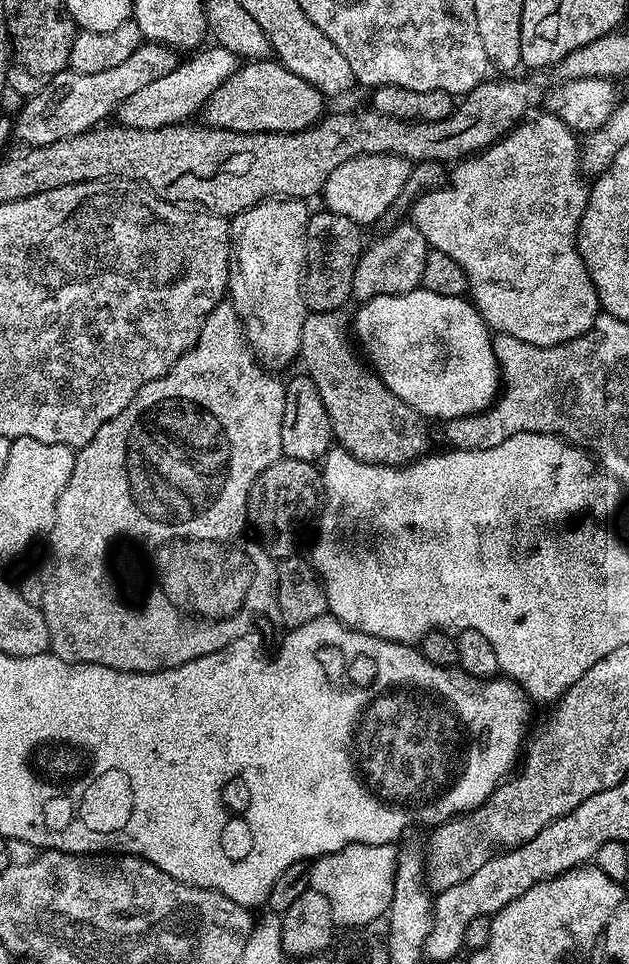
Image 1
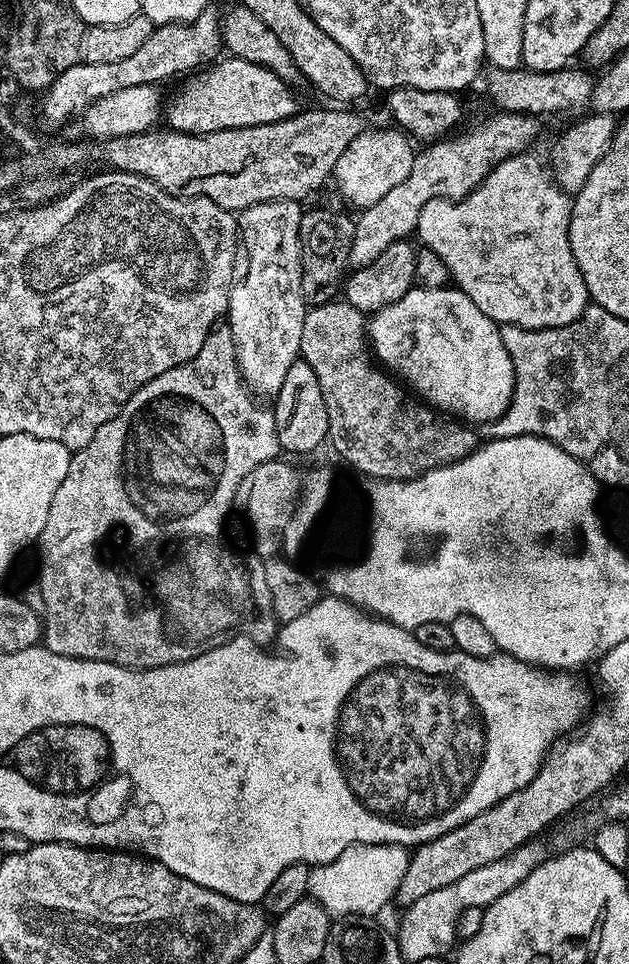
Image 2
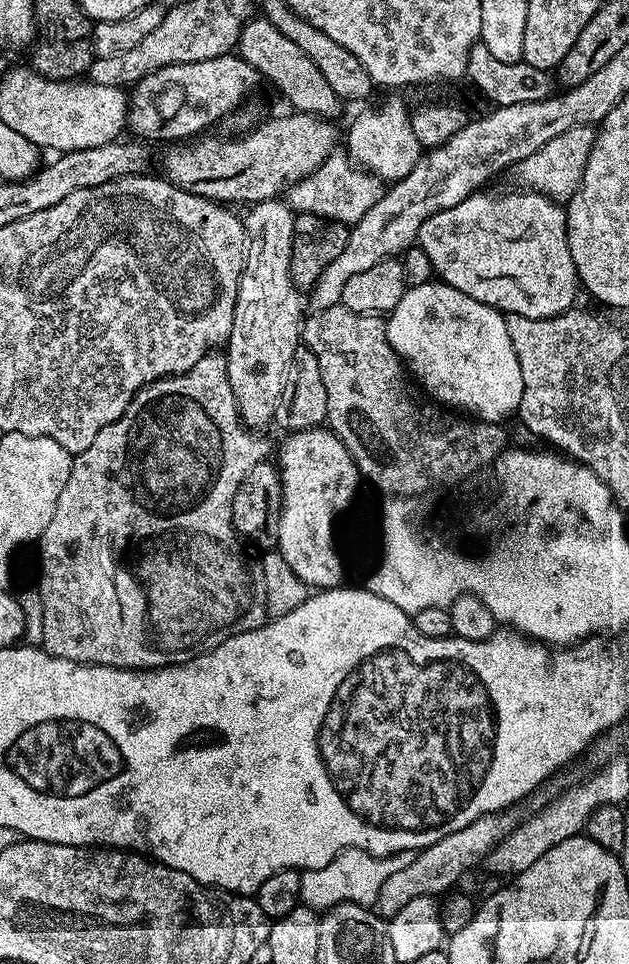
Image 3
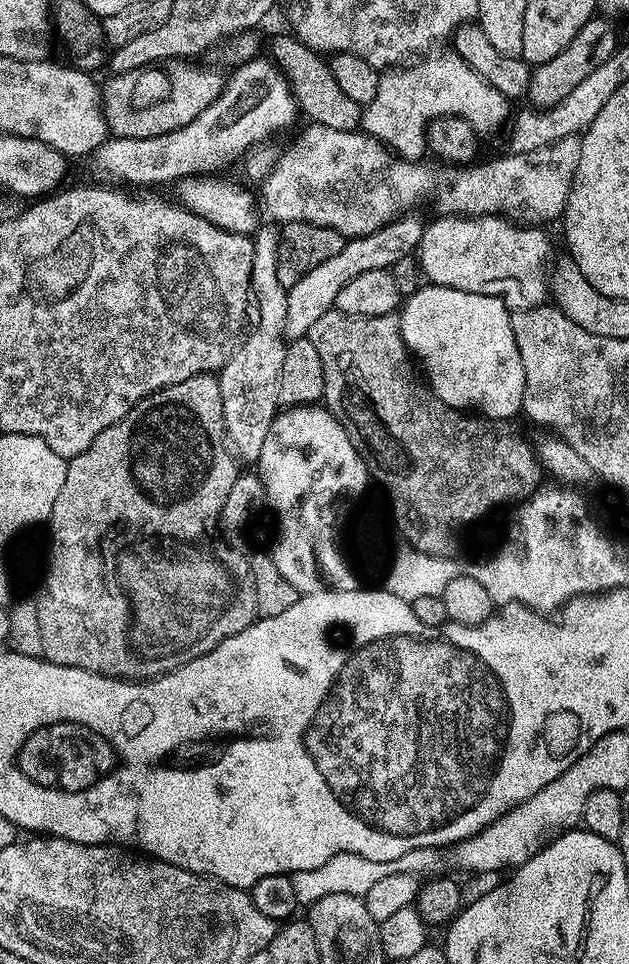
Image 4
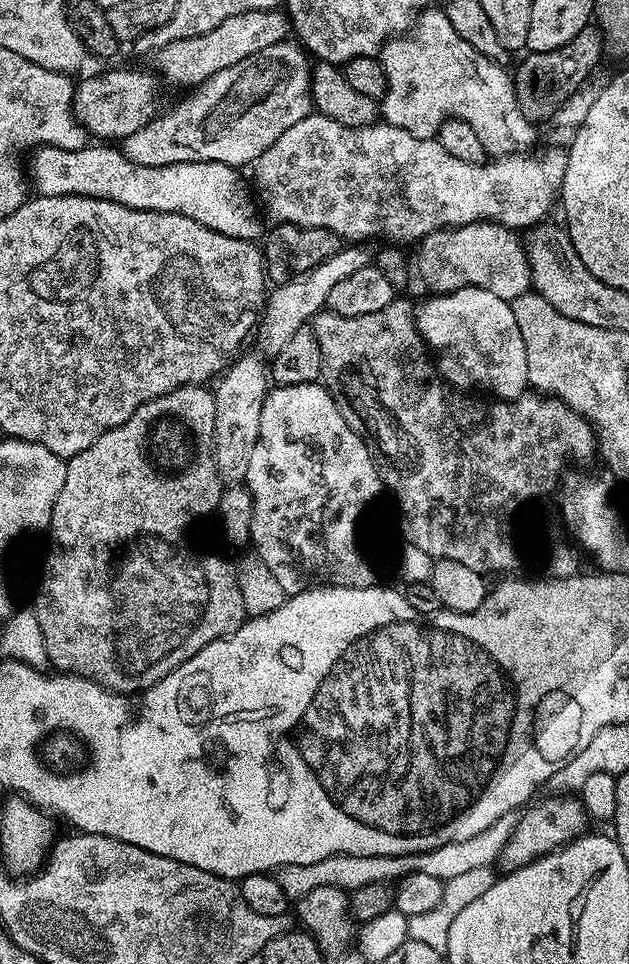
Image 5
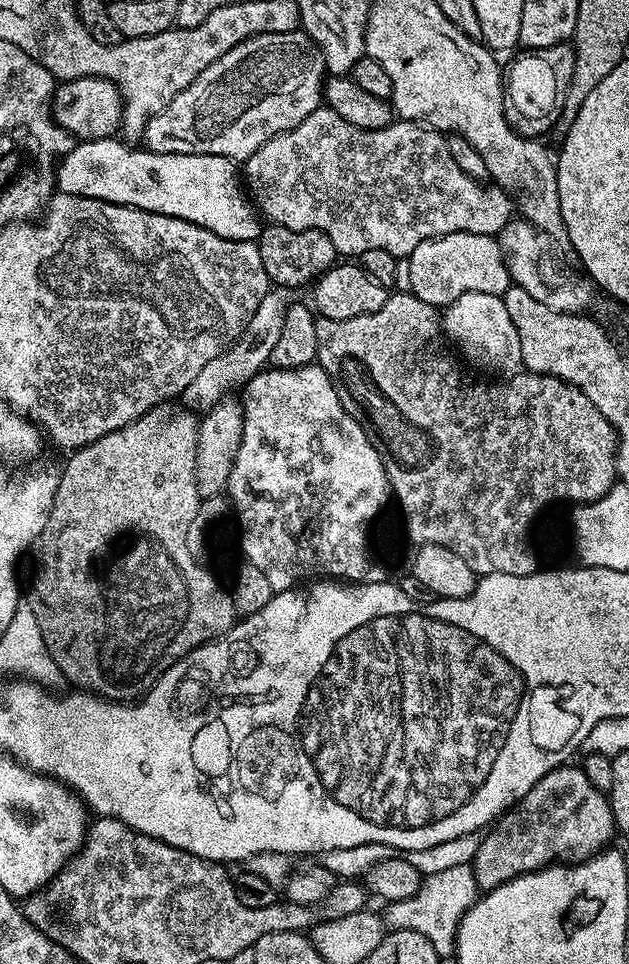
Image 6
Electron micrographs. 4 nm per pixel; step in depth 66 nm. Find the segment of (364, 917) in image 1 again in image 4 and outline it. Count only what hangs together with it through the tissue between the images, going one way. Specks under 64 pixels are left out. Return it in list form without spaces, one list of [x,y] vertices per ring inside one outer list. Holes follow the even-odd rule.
[[[419,848],[418,850],[407,851],[402,858],[392,859],[390,862],[374,862],[372,859],[362,858],[361,855],[340,852],[329,862],[323,863],[314,870],[304,870],[291,873],[294,892],[302,906],[313,904],[319,898],[328,894],[354,894],[363,897],[370,888],[378,882],[378,879],[386,878],[387,875],[408,873],[421,874],[426,870],[434,869],[441,853],[435,848]]]

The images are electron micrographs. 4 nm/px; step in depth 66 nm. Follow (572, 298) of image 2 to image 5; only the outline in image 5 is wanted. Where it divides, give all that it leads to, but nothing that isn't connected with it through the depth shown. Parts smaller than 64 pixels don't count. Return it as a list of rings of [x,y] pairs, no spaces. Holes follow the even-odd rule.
[[[485,222],[483,224],[467,224],[461,228],[444,228],[419,241],[420,253],[416,256],[416,268],[424,279],[424,284],[432,294],[453,292],[459,288],[485,288],[494,294],[497,300],[511,302],[529,291],[532,279],[528,269],[528,259],[524,246],[517,233],[510,228],[502,228],[499,224]]]

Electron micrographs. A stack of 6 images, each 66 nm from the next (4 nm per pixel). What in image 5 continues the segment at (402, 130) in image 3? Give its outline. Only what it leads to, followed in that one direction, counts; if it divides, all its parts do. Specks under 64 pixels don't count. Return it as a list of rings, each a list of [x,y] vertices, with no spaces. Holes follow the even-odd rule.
[[[424,10],[415,17],[409,36],[389,39],[378,53],[380,65],[386,70],[386,90],[378,104],[378,112],[383,123],[409,132],[420,140],[430,140],[447,120],[461,120],[474,130],[475,137],[492,156],[512,156],[524,152],[532,144],[533,125],[525,119],[518,102],[513,81],[487,56],[478,55],[475,50],[450,26],[448,13],[444,10]]]

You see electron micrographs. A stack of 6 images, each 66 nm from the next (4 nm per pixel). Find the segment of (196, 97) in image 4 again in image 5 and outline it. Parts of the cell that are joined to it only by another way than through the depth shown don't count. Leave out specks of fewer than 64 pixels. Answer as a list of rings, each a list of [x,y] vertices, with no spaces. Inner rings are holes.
[[[112,68],[101,76],[88,76],[75,85],[72,93],[72,115],[83,126],[89,137],[97,136],[100,142],[123,142],[134,130],[142,130],[156,119],[155,71],[143,72],[140,68]]]

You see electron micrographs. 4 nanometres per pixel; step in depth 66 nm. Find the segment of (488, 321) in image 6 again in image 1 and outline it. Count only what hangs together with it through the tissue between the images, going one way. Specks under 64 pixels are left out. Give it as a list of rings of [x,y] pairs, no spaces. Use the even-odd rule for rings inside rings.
[[[421,289],[406,294],[378,296],[375,300],[363,301],[359,307],[356,320],[354,316],[354,336],[364,347],[367,363],[377,378],[421,417],[437,416],[440,422],[447,422],[485,412],[496,403],[502,381],[492,349],[493,333],[471,299],[461,296],[448,299],[445,294]]]

